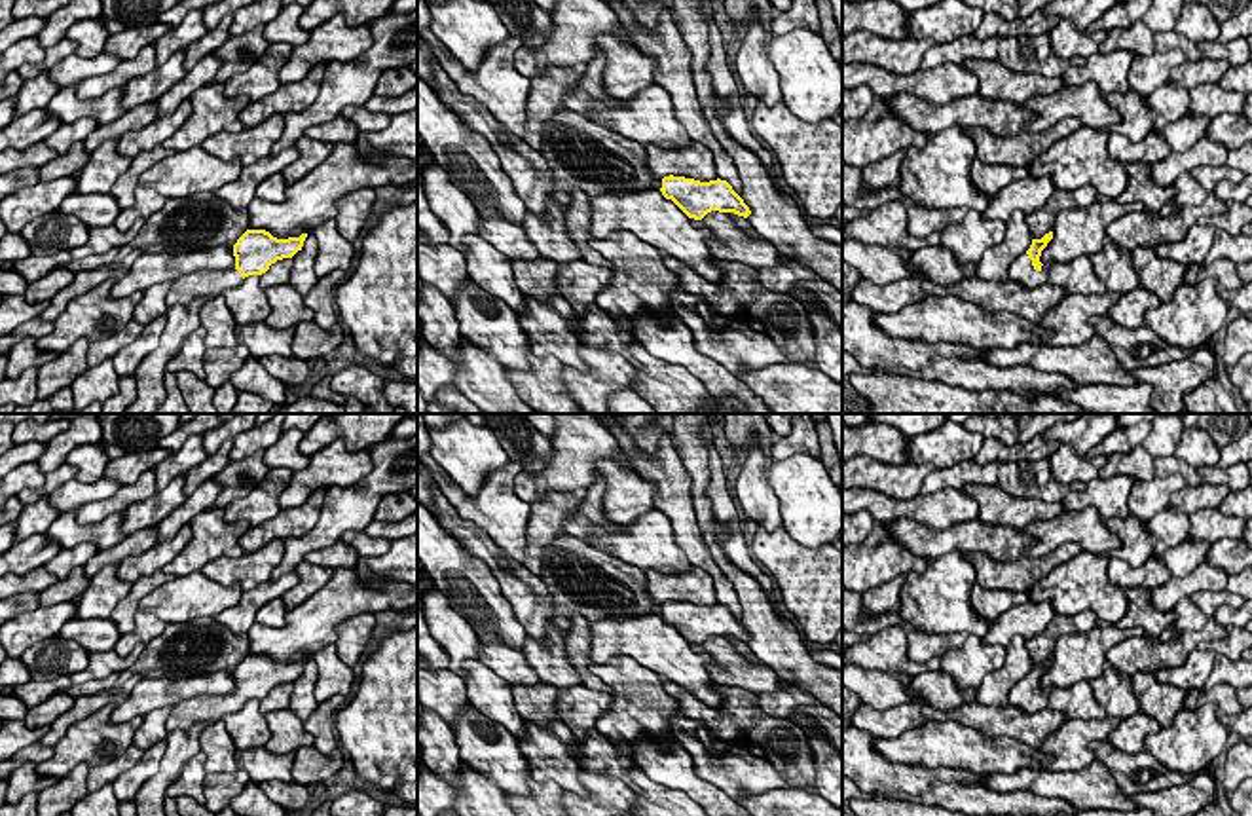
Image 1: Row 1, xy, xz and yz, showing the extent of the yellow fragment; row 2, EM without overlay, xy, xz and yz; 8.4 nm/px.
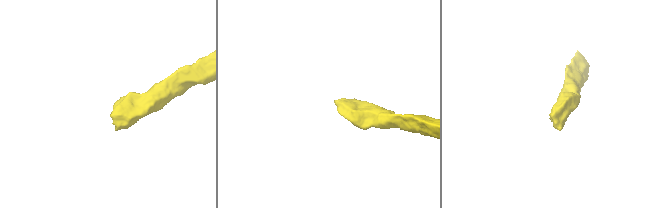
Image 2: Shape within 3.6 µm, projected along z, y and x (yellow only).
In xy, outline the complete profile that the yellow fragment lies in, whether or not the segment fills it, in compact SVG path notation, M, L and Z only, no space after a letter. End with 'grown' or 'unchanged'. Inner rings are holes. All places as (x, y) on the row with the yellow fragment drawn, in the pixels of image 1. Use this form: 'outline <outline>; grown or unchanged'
outline M247 230L233 245L235 266L224 271L197 269L173 281L167 307L188 306L199 296L220 296L226 288L243 285L249 275L262 275L271 264L302 250L307 233L277 239L266 230Z; grown

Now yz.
outline M1053 232L1045 233L1041 239L1032 239L1032 245L1026 252L1015 258L1009 268L1009 279L1034 288L1047 281L1047 271L1041 269L1041 250L1053 239Z; grown

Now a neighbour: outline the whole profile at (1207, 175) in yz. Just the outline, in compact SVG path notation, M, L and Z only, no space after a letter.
M1199 165L1189 171L1191 178L1197 180L1206 192L1212 192L1216 184L1227 178L1227 165Z

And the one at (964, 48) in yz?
M973 34L960 36L954 42L933 46L926 51L918 70L928 70L945 63L964 63L966 59L998 59L1000 36L977 40Z

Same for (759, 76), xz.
M755 17L746 23L747 30L736 53L736 68L747 93L766 106L782 101L780 76L768 59L768 32Z

